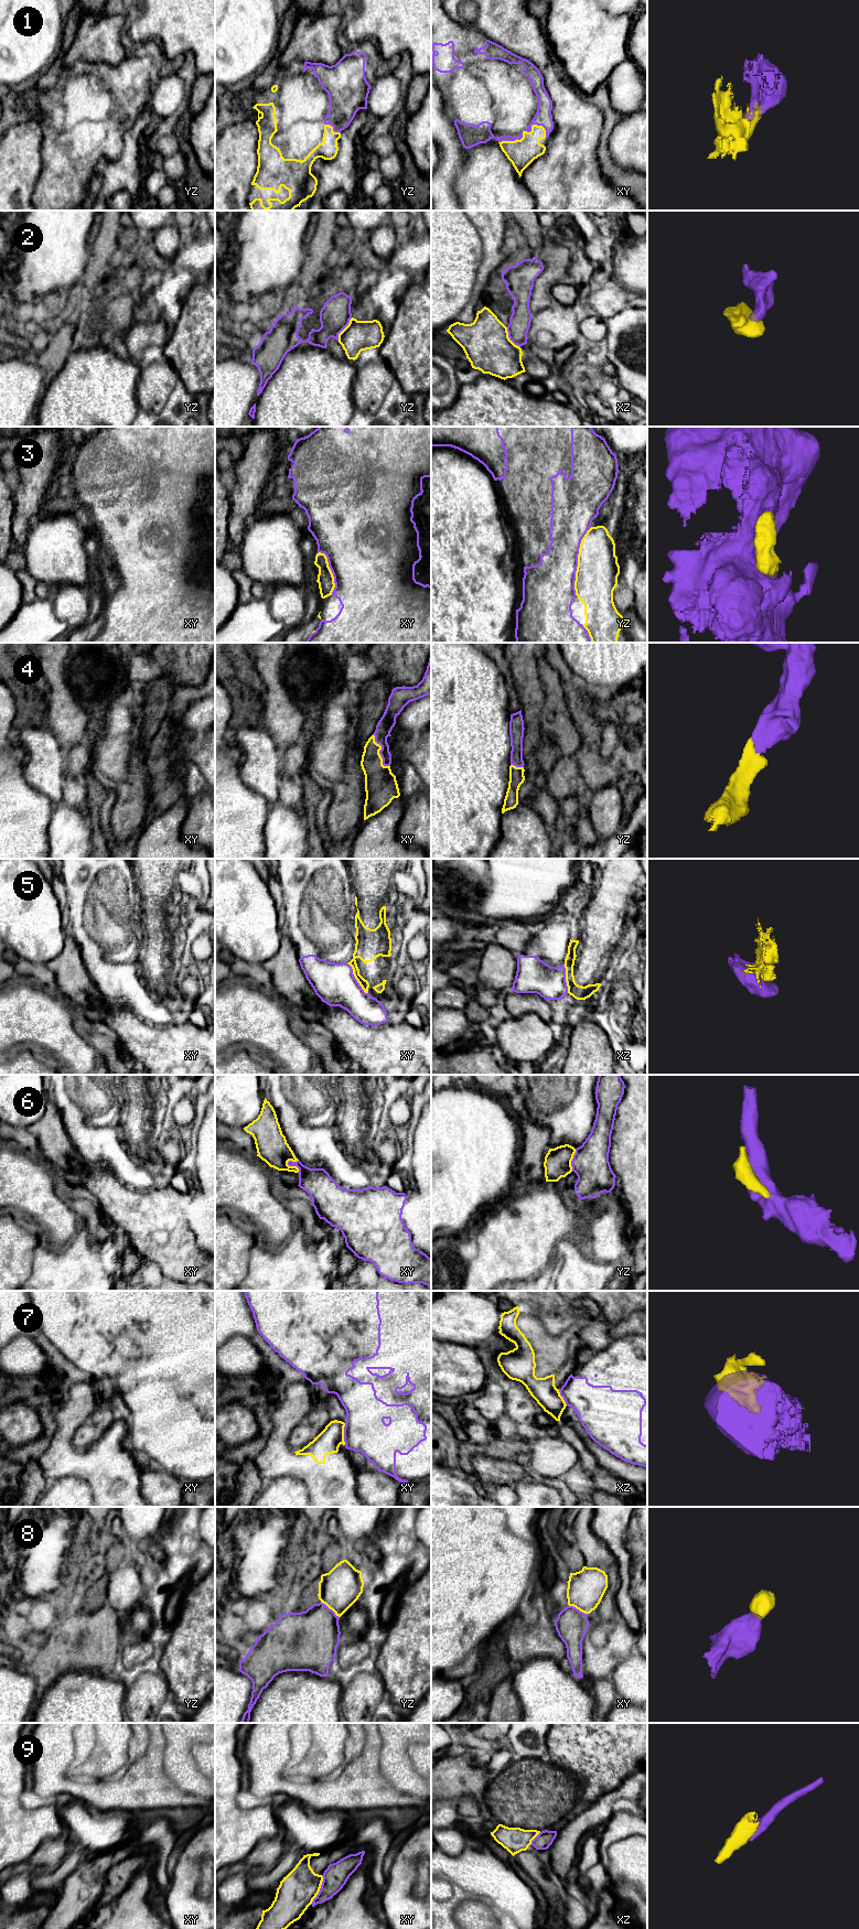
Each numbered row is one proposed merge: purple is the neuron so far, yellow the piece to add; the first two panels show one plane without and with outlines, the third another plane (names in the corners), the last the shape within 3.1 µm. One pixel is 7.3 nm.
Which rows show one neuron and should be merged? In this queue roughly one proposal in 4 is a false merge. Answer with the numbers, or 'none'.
1, 3, 4, 8

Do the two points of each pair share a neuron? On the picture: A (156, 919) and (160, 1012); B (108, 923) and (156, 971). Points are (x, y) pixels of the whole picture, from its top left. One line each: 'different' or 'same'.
A: different
B: different

